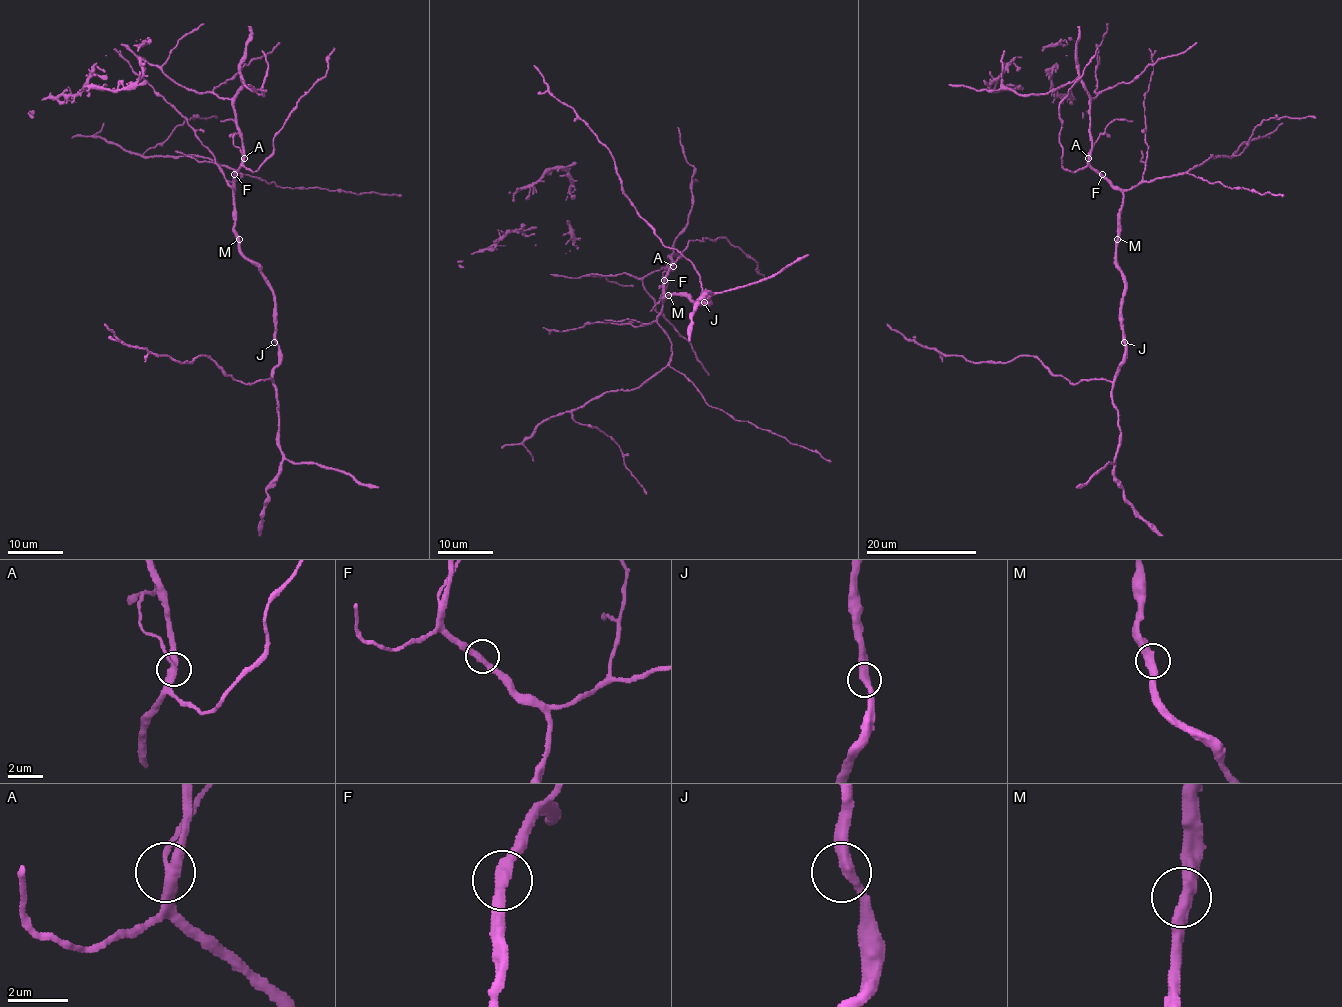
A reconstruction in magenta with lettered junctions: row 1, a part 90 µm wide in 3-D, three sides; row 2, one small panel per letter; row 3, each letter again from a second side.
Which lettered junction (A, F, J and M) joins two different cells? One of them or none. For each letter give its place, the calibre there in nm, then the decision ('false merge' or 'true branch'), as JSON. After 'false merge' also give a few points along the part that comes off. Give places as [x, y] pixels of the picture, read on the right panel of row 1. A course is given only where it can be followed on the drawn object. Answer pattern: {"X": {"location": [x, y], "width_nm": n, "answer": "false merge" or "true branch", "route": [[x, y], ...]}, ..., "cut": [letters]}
{"A": {"location": [1088, 158], "width_nm": 400, "answer": "false merge", "route": [[1088, 157], [1098, 137], [1115, 119], [1132, 122]]}, "F": {"location": [1102, 174], "width_nm": 360, "answer": "true branch"}, "J": {"location": [1124, 342], "width_nm": 400, "answer": "true branch"}, "M": {"location": [1117, 239], "width_nm": 440, "answer": "true branch"}, "cut": ["A"]}

